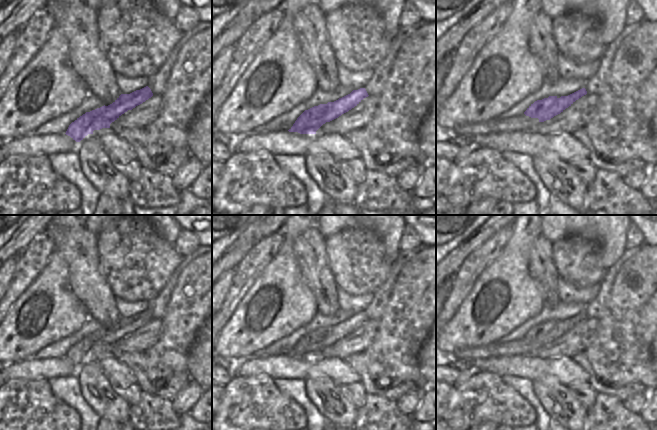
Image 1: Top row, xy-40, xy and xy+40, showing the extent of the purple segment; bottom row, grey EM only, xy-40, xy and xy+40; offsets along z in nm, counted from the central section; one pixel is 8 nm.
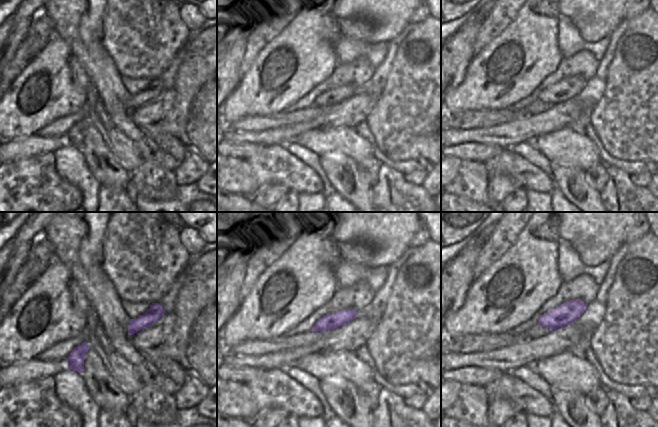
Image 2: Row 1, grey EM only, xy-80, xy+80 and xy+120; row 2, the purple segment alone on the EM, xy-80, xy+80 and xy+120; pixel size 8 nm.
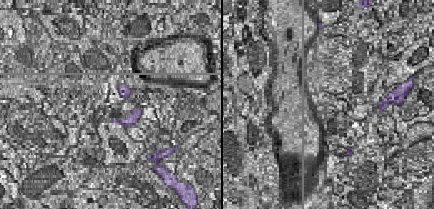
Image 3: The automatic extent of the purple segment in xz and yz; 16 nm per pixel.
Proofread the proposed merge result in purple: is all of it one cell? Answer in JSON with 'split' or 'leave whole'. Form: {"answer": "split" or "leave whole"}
{"answer": "split"}

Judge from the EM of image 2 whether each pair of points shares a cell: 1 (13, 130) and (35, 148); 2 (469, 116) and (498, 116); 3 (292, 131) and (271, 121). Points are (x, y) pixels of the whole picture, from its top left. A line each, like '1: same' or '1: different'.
1: different
2: same
3: different

